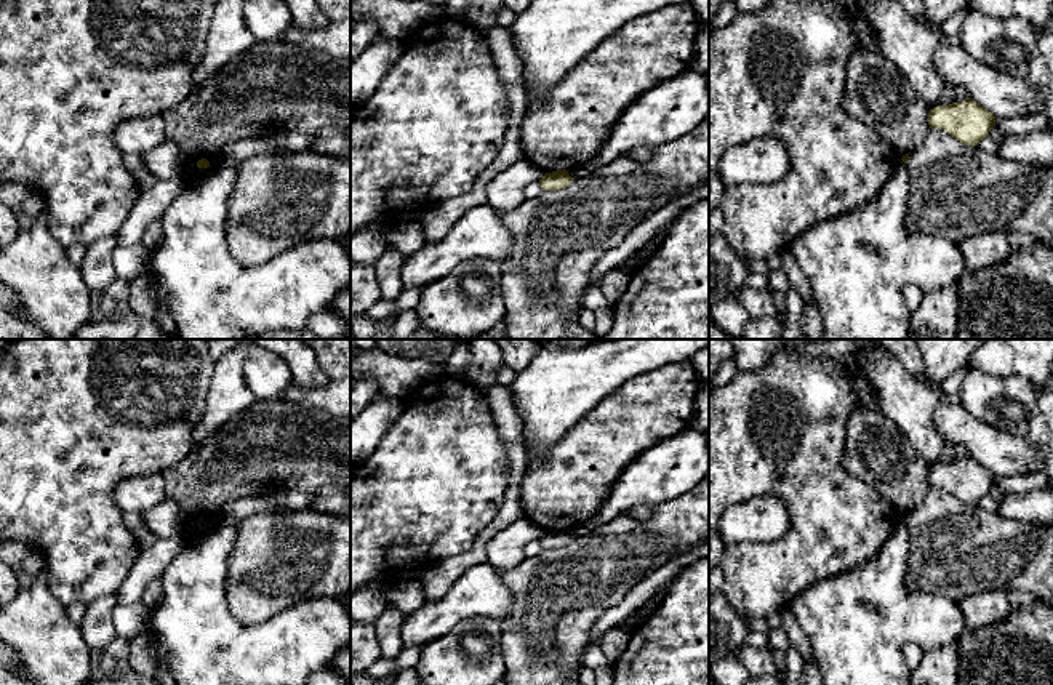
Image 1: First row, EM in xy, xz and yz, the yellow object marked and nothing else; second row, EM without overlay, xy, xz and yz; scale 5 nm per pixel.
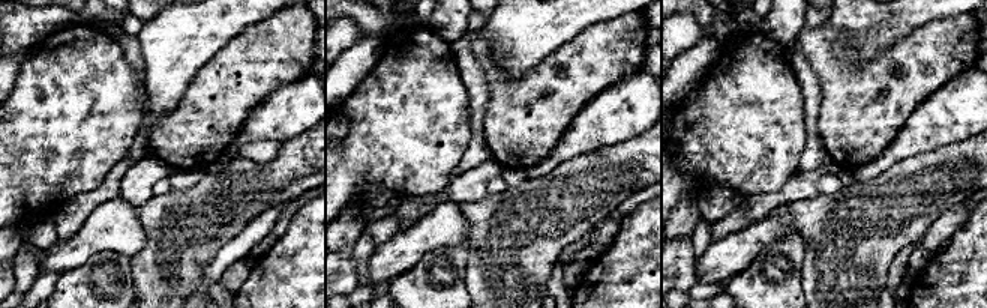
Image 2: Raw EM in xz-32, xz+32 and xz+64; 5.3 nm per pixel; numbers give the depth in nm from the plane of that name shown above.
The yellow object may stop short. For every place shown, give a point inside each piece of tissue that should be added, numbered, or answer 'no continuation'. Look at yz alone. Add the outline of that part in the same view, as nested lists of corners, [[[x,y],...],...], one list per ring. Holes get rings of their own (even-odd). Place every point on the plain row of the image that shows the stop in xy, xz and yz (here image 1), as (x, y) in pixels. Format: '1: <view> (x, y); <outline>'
no continuation

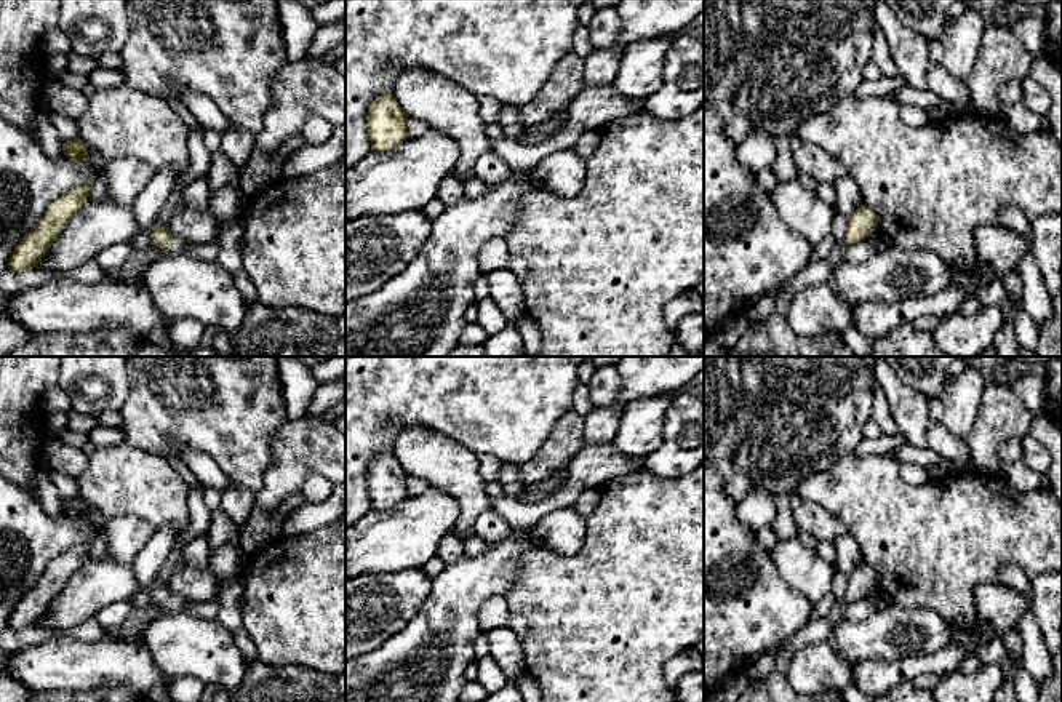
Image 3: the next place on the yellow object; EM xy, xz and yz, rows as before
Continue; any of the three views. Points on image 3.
1: xy (176, 605); [[[173,596],[168,604],[165,606],[166,612],[178,614],[182,612],[186,608],[192,606],[194,603],[181,598],[181,596]]]

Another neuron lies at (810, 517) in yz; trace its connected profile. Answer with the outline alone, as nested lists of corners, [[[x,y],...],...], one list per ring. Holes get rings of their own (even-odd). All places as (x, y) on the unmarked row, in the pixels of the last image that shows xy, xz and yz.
[[[796,493],[790,494],[789,501],[798,532],[806,532],[817,542],[830,544],[833,544],[840,536],[849,532],[849,528],[840,518],[819,504],[809,502]]]

